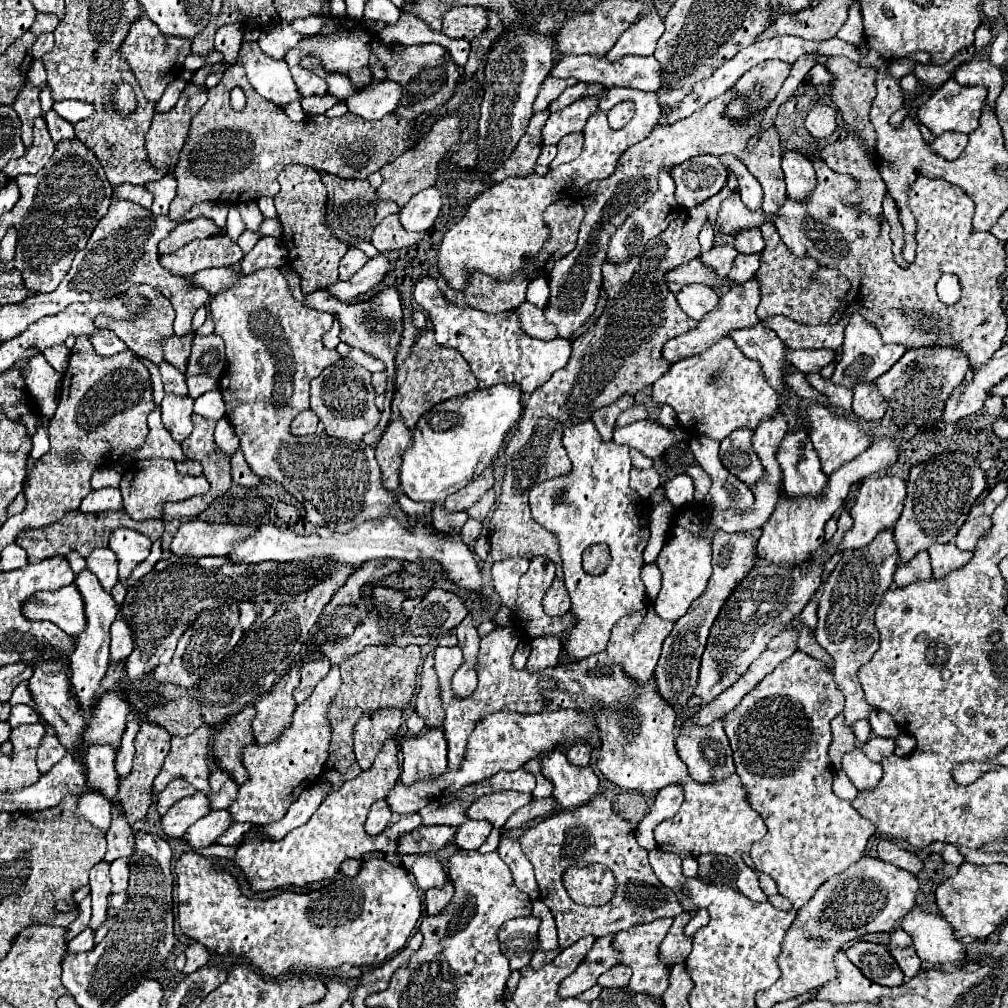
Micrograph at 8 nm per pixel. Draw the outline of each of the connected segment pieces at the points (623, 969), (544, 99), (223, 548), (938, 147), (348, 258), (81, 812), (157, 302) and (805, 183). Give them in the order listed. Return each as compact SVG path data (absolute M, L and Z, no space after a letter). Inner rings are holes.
M614 965L608 971L604 971L602 977L598 977L598 985L608 987L608 989L626 987L630 981L630 975L632 975L632 971L626 965Z
M548 77L542 87L540 87L540 93L536 97L536 103L534 103L534 111L542 111L542 109L548 109L548 105L568 87L568 85L574 85L576 81L574 79L554 79L554 77Z
M200 519L184 521L174 533L170 549L178 555L206 557L206 555L228 555L230 547L238 539L246 539L258 531L258 525L232 525L232 523L206 523Z
M944 133L940 137L936 137L936 141L930 145L934 153L942 155L944 159L948 161L954 161L960 157L960 153L966 149L966 143L968 143L968 135L962 135L962 133Z
M350 247L340 261L340 279L350 279L358 271L358 267L362 267L366 261L368 257L364 251L360 251L358 247Z
M84 793L82 797L78 797L76 817L86 819L88 823L98 827L106 835L110 829L110 821L112 821L110 801L106 801L100 793Z
M150 285L130 287L130 291L126 291L126 295L130 297L130 309L136 309L136 307L142 303L142 299L148 299L148 301L150 301L150 311L144 311L136 321L112 321L112 319L106 317L106 315L98 315L98 317L94 319L94 323L96 323L98 327L102 327L102 329L114 331L114 333L128 345L128 349L130 349L132 353L136 353L136 355L140 355L140 357L146 357L146 359L150 359L152 363L158 365L160 361L164 361L160 339L174 333L174 331L172 331L174 309L172 309L170 301L168 301L160 291L156 291L154 287L150 287Z
M786 151L782 157L782 169L786 175L788 197L798 203L804 203L804 199L812 195L816 181L818 181L812 161L808 161L796 151Z

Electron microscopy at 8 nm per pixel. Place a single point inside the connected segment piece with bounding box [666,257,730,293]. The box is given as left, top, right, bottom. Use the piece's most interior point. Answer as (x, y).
(694, 272)

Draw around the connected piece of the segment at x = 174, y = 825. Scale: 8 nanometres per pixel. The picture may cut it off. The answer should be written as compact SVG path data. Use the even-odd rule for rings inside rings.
M198 791L186 799L180 799L170 807L170 811L162 817L162 829L168 837L184 837L188 827L208 813L210 813L210 799L206 793Z

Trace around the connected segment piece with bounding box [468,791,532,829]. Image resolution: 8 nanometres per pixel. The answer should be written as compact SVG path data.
M520 791L492 793L492 795L484 795L484 797L476 799L470 805L468 815L470 815L470 819L486 819L496 829L500 829L514 811L518 811L520 807L524 807L530 801L532 801L532 795L526 795Z

